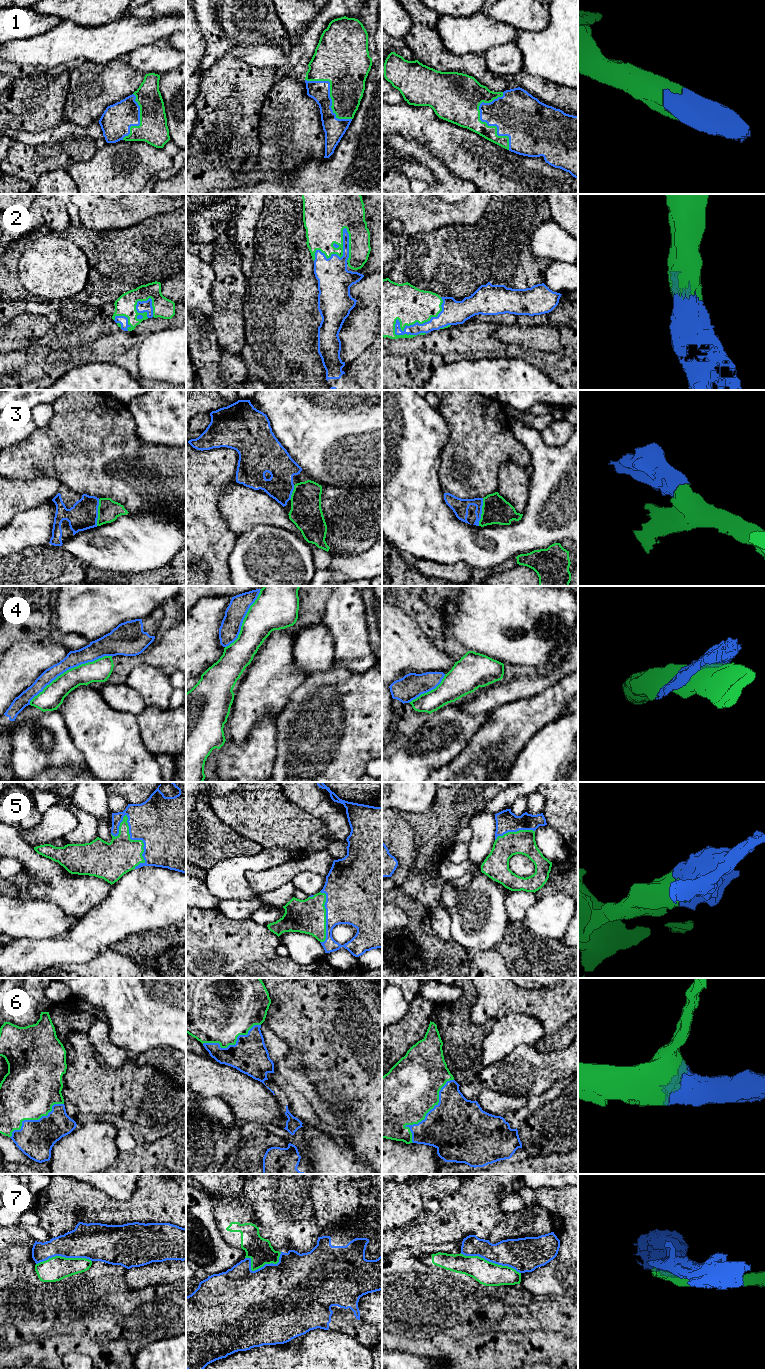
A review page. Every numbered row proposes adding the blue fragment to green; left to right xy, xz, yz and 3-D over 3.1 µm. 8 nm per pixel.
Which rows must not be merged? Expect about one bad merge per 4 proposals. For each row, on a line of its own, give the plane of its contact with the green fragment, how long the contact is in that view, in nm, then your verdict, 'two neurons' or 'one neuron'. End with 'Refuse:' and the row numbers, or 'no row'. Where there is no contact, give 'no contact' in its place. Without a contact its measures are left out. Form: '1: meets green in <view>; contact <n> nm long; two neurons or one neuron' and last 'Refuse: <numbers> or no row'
1: meets green in yz; contact 460 nm long; one neuron
2: meets green in yz; contact 480 nm long; one neuron
3: meets green in yz; contact 220 nm long; one neuron
4: meets green in xy; contact 800 nm long; two neurons
5: meets green in xy; contact 440 nm long; one neuron
6: meets green in yz; contact 600 nm long; one neuron
7: meets green in yz; contact 500 nm long; two neurons
Refuse: 4, 7

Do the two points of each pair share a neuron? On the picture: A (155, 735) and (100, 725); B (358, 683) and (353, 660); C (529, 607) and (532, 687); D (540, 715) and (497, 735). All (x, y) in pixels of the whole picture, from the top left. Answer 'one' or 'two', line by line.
A: two
B: two
C: two
D: one

